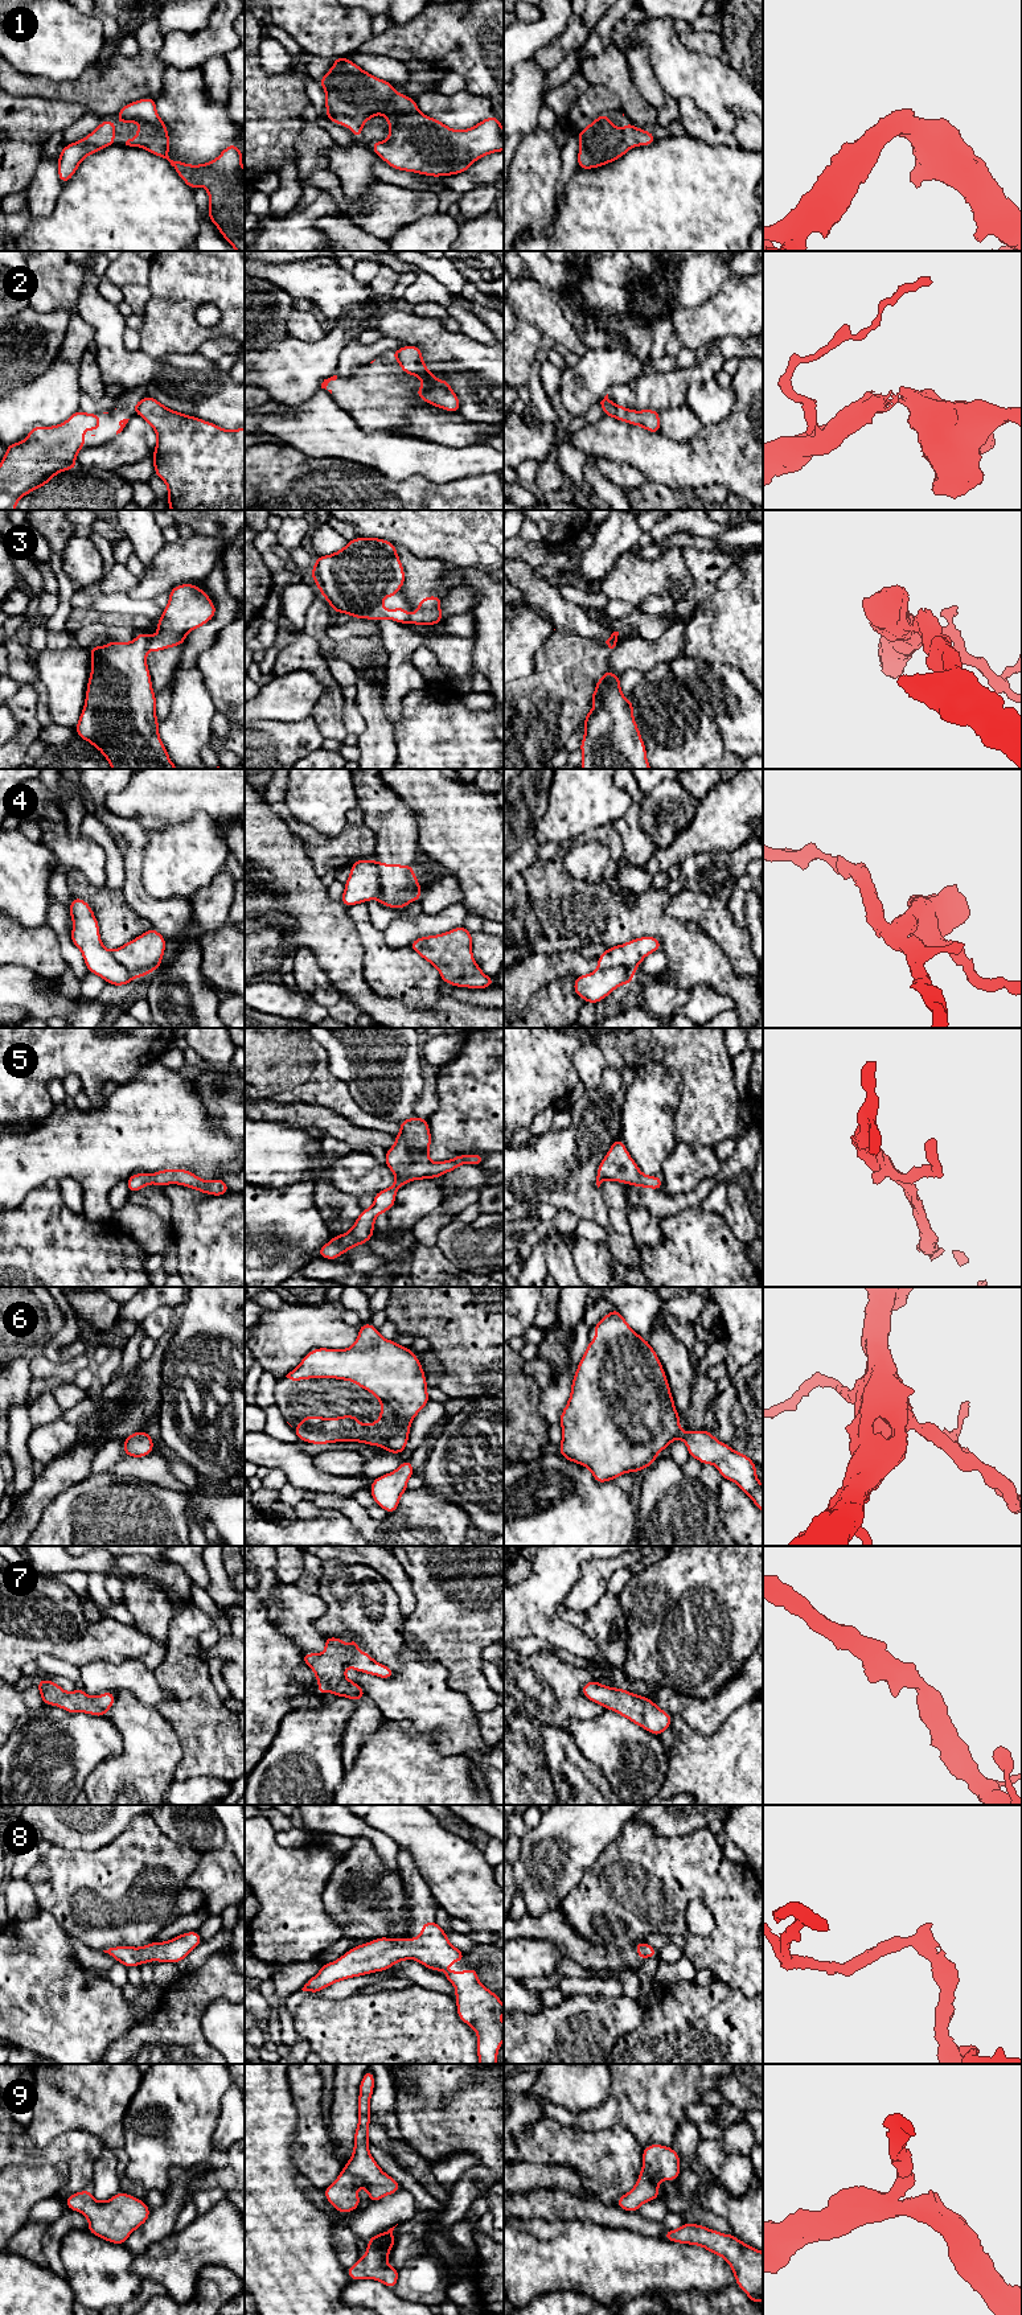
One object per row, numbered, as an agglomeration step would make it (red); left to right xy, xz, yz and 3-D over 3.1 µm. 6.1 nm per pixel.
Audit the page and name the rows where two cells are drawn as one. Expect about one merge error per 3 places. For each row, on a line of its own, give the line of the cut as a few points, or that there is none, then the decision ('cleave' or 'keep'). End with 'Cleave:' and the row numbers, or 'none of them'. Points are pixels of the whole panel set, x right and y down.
1: cut none; keep
2: cut xy (139, 404), (135, 412); cleave
3: cut xy (151, 637), (147, 648); cleave
4: cut xz (381, 863), (380, 891), (374, 897); cleave
5: cut none; keep
6: cut none; keep
7: cut none; keep
8: cut none; keep
9: cut none; keep
Cleave: 2, 3, 4

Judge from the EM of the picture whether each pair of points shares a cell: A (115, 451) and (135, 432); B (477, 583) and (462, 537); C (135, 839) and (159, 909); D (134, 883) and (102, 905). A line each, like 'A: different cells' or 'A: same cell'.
A: same cell
B: different cells
C: same cell
D: different cells

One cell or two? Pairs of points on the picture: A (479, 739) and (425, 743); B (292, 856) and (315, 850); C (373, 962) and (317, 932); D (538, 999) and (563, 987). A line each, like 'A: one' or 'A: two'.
A: one
B: two
C: two
D: one

